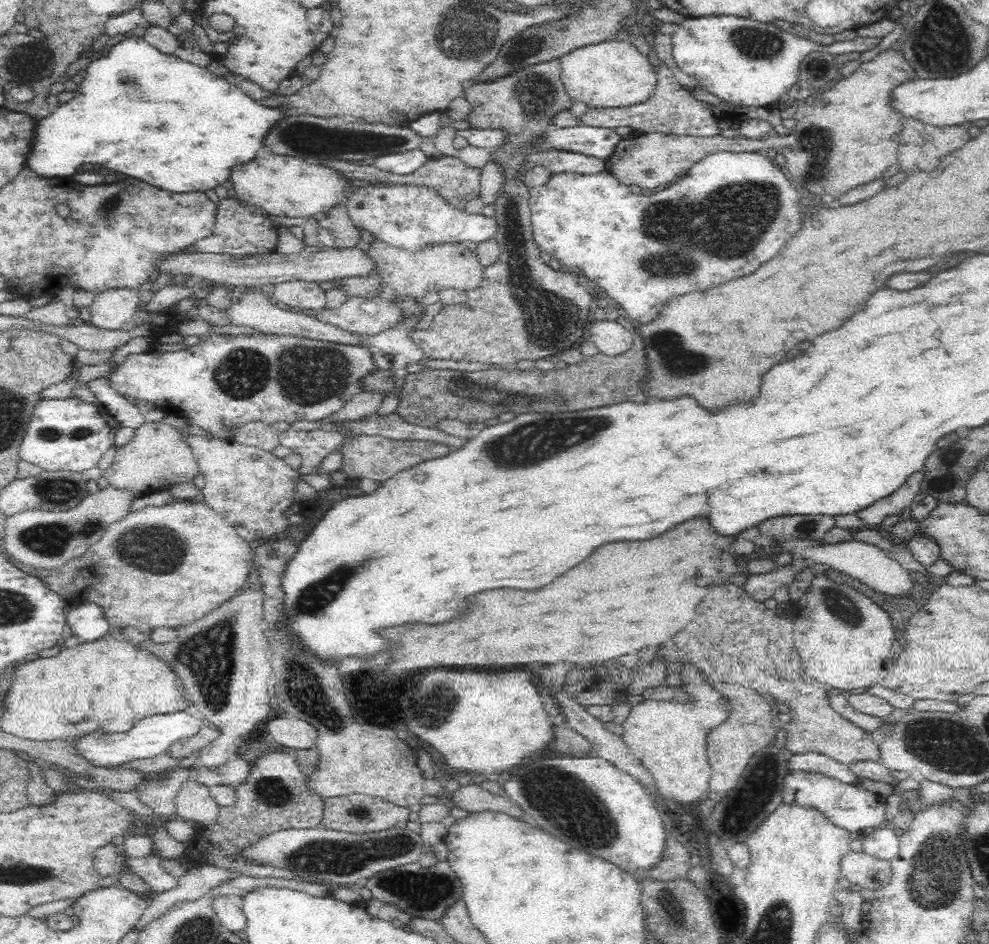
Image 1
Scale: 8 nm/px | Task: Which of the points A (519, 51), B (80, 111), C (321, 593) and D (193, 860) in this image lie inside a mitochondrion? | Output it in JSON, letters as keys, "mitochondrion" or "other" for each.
{"A":"mitochondrion","B":"other","C":"mitochondrion","D":"other"}

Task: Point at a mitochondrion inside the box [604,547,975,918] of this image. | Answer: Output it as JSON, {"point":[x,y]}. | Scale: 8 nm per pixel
{"point":[934,879]}

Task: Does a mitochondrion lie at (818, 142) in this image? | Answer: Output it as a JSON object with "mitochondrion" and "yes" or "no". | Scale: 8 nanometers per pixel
{"mitochondrion":"yes"}

